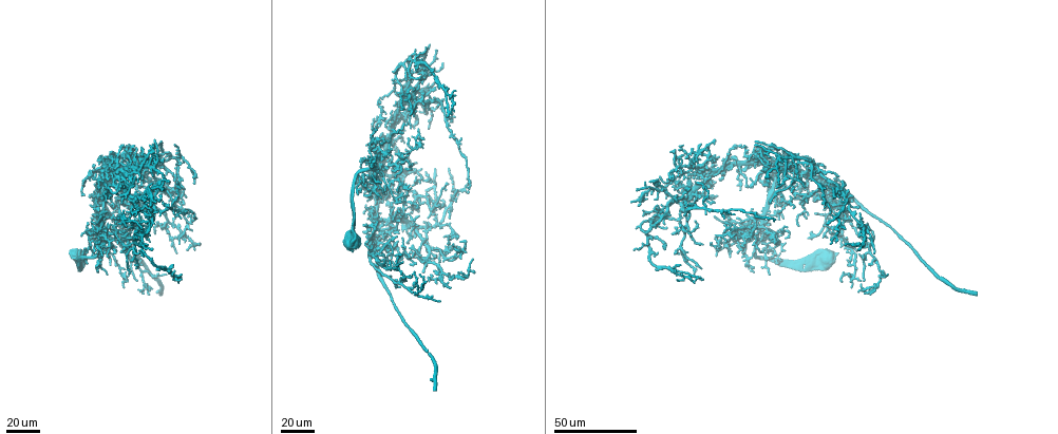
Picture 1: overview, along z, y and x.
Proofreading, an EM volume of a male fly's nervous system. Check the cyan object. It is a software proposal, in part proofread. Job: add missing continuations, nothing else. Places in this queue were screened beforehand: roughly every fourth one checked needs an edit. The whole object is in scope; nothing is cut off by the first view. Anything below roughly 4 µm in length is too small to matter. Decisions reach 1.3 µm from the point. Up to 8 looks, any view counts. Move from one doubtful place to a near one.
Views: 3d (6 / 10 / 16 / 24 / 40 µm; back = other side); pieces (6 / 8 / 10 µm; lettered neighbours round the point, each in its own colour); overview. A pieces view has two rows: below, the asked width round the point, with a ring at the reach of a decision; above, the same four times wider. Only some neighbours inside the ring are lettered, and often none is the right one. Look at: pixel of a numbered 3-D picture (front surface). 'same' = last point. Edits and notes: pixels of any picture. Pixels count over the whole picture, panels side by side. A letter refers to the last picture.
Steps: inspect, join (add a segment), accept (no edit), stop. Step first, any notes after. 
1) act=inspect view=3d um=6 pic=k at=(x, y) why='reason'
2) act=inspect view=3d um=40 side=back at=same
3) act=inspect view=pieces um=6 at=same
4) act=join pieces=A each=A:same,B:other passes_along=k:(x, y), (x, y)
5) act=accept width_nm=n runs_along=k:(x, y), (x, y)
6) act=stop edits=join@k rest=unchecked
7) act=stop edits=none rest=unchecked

act=inspect view=3d um=40 pic=1 at=(423, 111) why='free end'

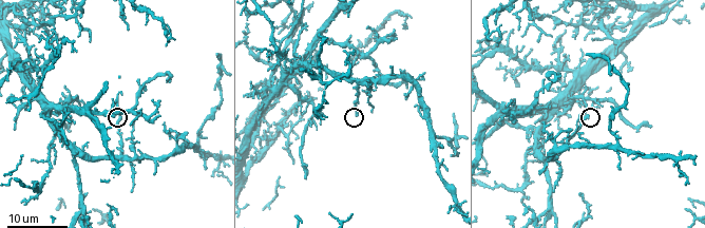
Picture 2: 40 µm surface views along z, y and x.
act=inspect view=pieces um=6 pic=2 at=(587, 117) why='what lies round it'

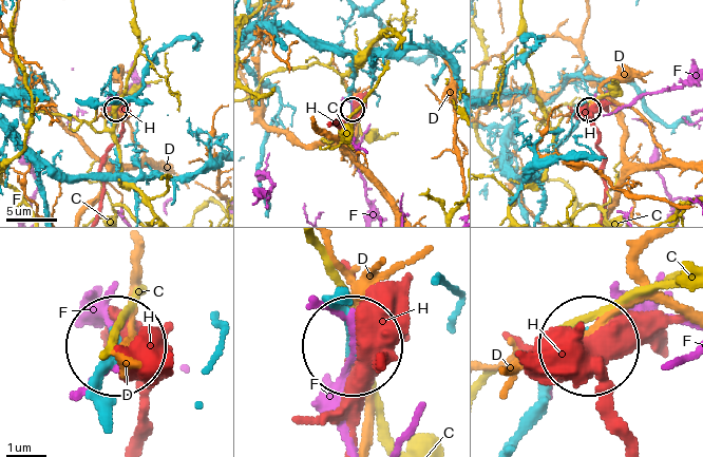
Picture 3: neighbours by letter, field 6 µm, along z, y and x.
act=accept each=C:other,D:other,F:other,H:other found='none of them fits'

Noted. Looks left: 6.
act=inspect view=3d um=24 pic=1 at=(382, 217) why='free end'

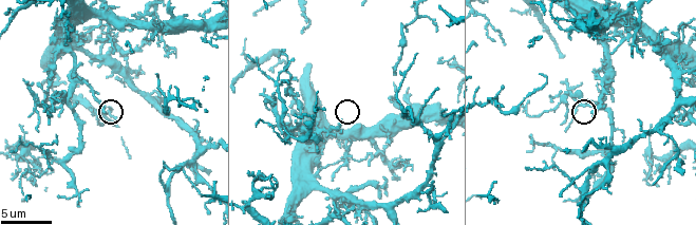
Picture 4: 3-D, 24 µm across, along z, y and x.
act=inspect view=3d um=10 pic=4 at=(339, 120)

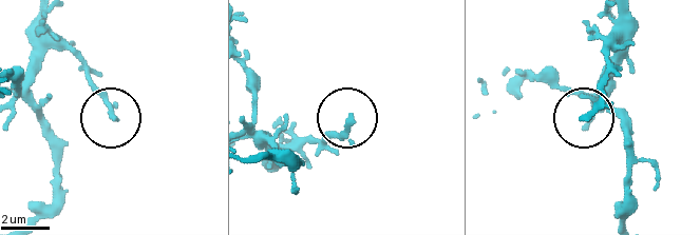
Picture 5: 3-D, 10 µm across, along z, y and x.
act=inspect view=pieces um=8 pic=5 at=(349, 118)

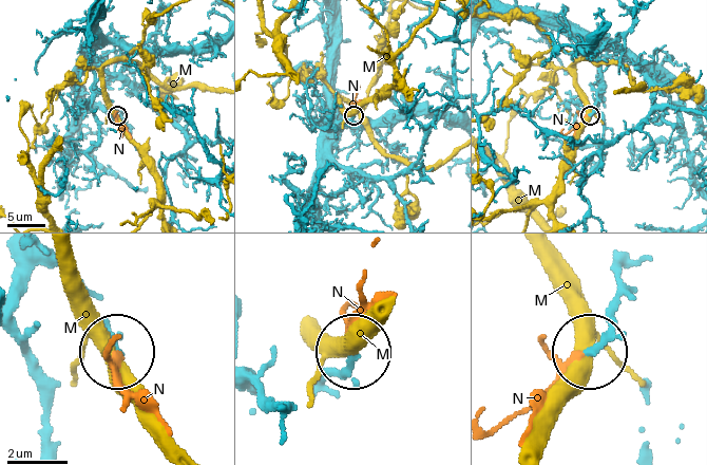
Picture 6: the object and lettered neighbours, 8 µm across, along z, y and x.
act=join pieces=N width_nm=220 each=M:other,N:same found='it goes on there'

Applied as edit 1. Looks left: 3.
act=inspect view=overview

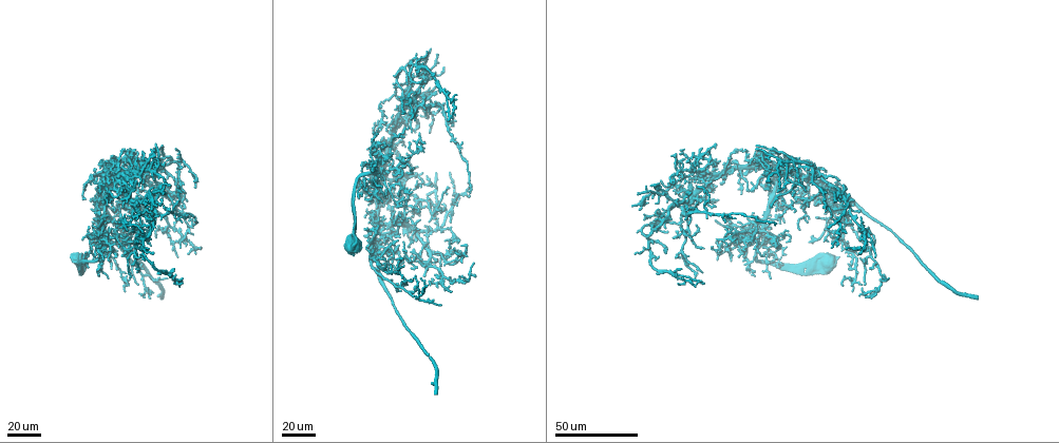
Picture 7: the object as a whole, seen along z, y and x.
act=inspect view=3d um=24 pic=7 at=(428, 221) why='free end'

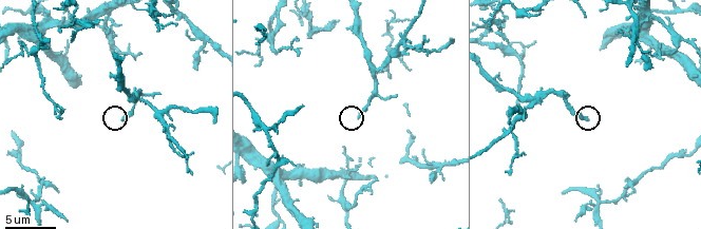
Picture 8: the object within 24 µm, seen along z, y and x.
act=inspect view=pieces um=8 pic=8 at=(360, 118)

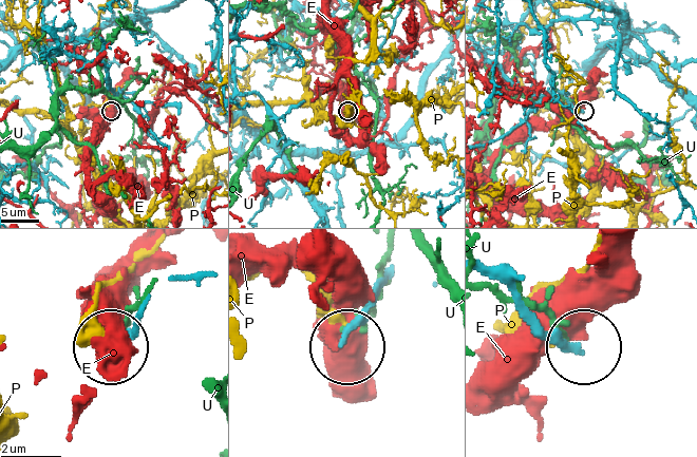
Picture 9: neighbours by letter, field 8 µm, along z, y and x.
act=accept each=E:other,P:other,U:other runs_along=9:(384, 278), (344, 343) found='none of them fits'

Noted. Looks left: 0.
act=stop edits=join@6 rest=unchecked

